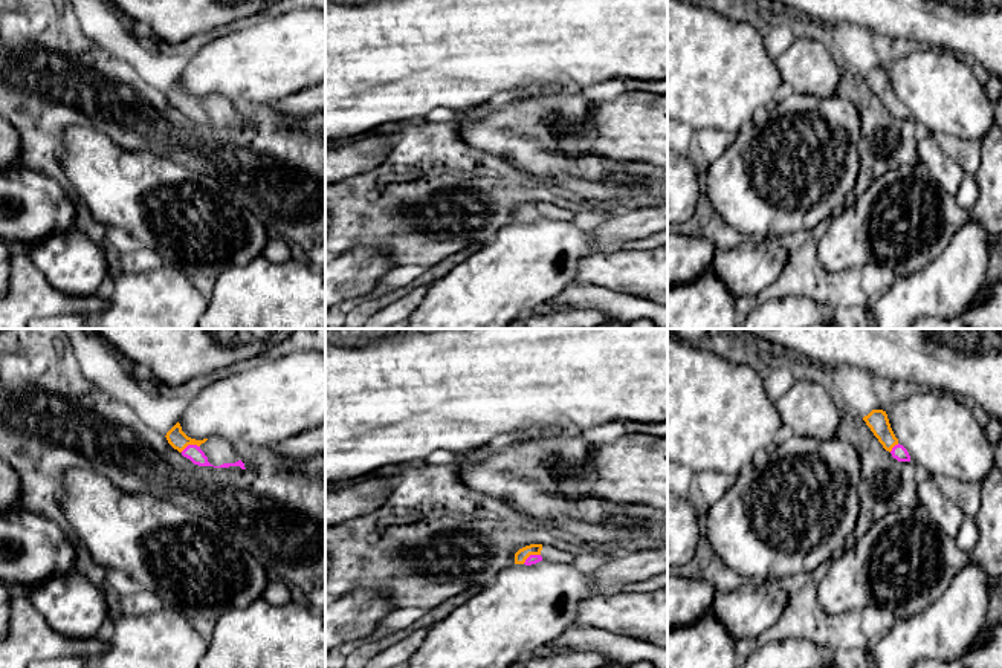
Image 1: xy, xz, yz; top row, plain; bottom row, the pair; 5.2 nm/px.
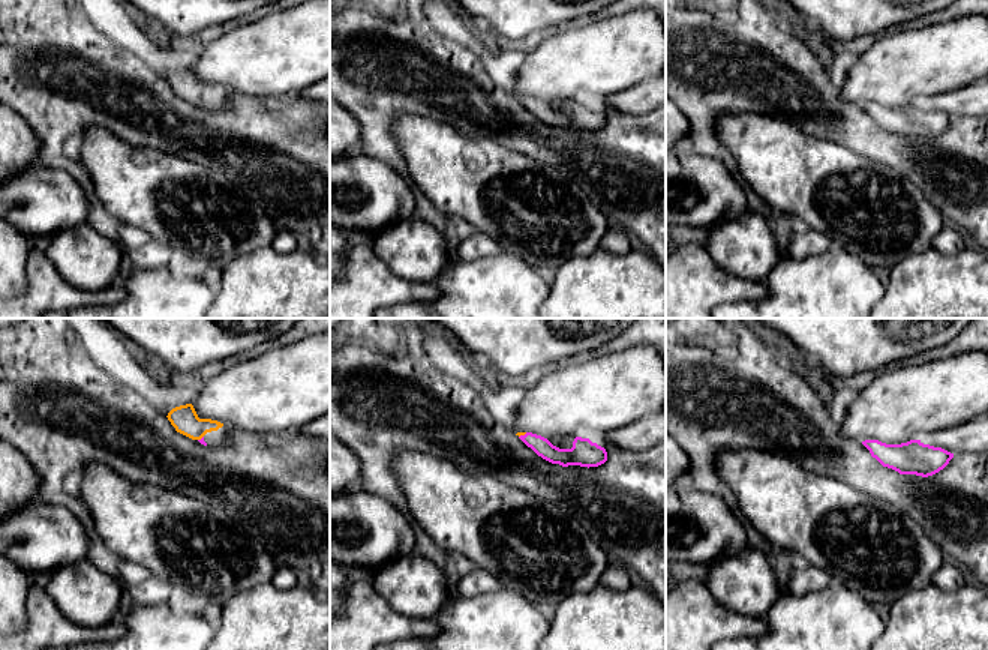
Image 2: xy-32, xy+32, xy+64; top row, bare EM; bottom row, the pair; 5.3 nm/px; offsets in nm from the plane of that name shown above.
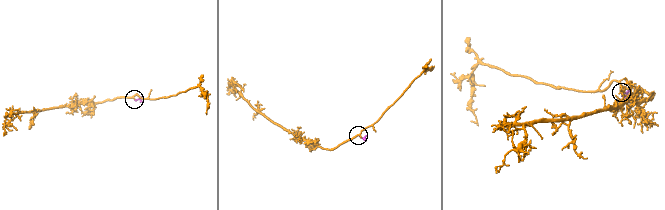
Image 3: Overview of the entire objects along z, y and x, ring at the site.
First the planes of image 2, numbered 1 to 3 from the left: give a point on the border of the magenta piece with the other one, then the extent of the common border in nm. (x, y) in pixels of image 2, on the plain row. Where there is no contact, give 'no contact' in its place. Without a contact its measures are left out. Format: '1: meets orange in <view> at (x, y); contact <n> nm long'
1: meets orange in xy-32 at (200, 102); contact 40 nm long
2: meets orange in xy+32 at (522, 98); contact 50 nm long
3: no contact

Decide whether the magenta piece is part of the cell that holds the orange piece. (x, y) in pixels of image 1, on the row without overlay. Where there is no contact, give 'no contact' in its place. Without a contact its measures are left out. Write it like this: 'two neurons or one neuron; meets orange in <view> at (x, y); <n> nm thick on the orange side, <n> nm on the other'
one neuron; meets orange in xy at (190, 101); 100 nm thick on the orange side, 80 nm on the other

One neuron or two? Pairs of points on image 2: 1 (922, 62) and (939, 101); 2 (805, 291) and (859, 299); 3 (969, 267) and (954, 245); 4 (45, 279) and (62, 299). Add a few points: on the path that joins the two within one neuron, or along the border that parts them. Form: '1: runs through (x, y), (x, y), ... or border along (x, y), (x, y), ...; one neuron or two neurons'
1: border along (958, 87), (936, 93), (921, 104); two neurons
2: runs through (819, 299), (846, 299); one neuron
3: border along (967, 245), (957, 252), (939, 252), (931, 248); two neurons
4: runs through (47, 284), (57, 294); one neuron

